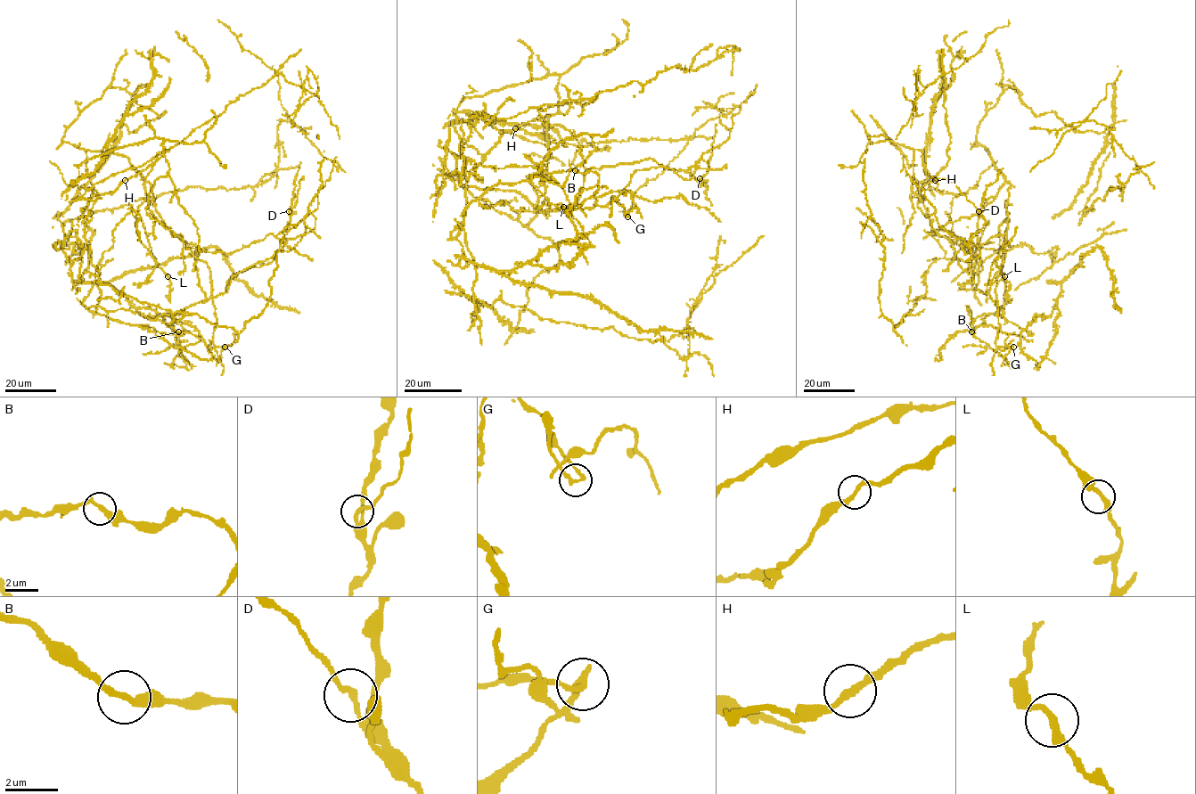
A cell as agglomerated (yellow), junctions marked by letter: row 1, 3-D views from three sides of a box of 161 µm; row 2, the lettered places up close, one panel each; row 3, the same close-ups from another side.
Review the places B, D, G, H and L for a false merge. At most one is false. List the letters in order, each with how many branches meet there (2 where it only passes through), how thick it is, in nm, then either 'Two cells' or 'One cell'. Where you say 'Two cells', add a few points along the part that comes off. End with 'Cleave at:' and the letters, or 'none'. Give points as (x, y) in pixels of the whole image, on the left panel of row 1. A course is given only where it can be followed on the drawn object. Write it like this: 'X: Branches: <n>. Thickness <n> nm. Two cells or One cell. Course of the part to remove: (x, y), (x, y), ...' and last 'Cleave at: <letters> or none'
B: Branches: 2. Thickness 280 nm. One cell
D: Branches: 2. Thickness 220 nm. One cell
G: Branches: 2. Thickness 240 nm. Two cells. Course of the part to remove: (225, 347), (231, 344), (238, 331)
H: Branches: 2. Thickness 240 nm. One cell
L: Branches: 2. Thickness 240 nm. One cell
Cleave at: G

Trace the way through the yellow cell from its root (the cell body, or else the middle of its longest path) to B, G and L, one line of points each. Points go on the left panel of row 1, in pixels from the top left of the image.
B: (226, 253), (269, 233), (285, 244), (233, 275), (227, 292), (157, 317), (178, 331)
G: (226, 253), (189, 248), (171, 233), (194, 245), (208, 266), (217, 319), (213, 344), (225, 347)
L: (226, 253), (269, 233), (285, 244), (175, 315), (179, 338), (93, 314), (98, 263), (131, 212), (167, 276)

